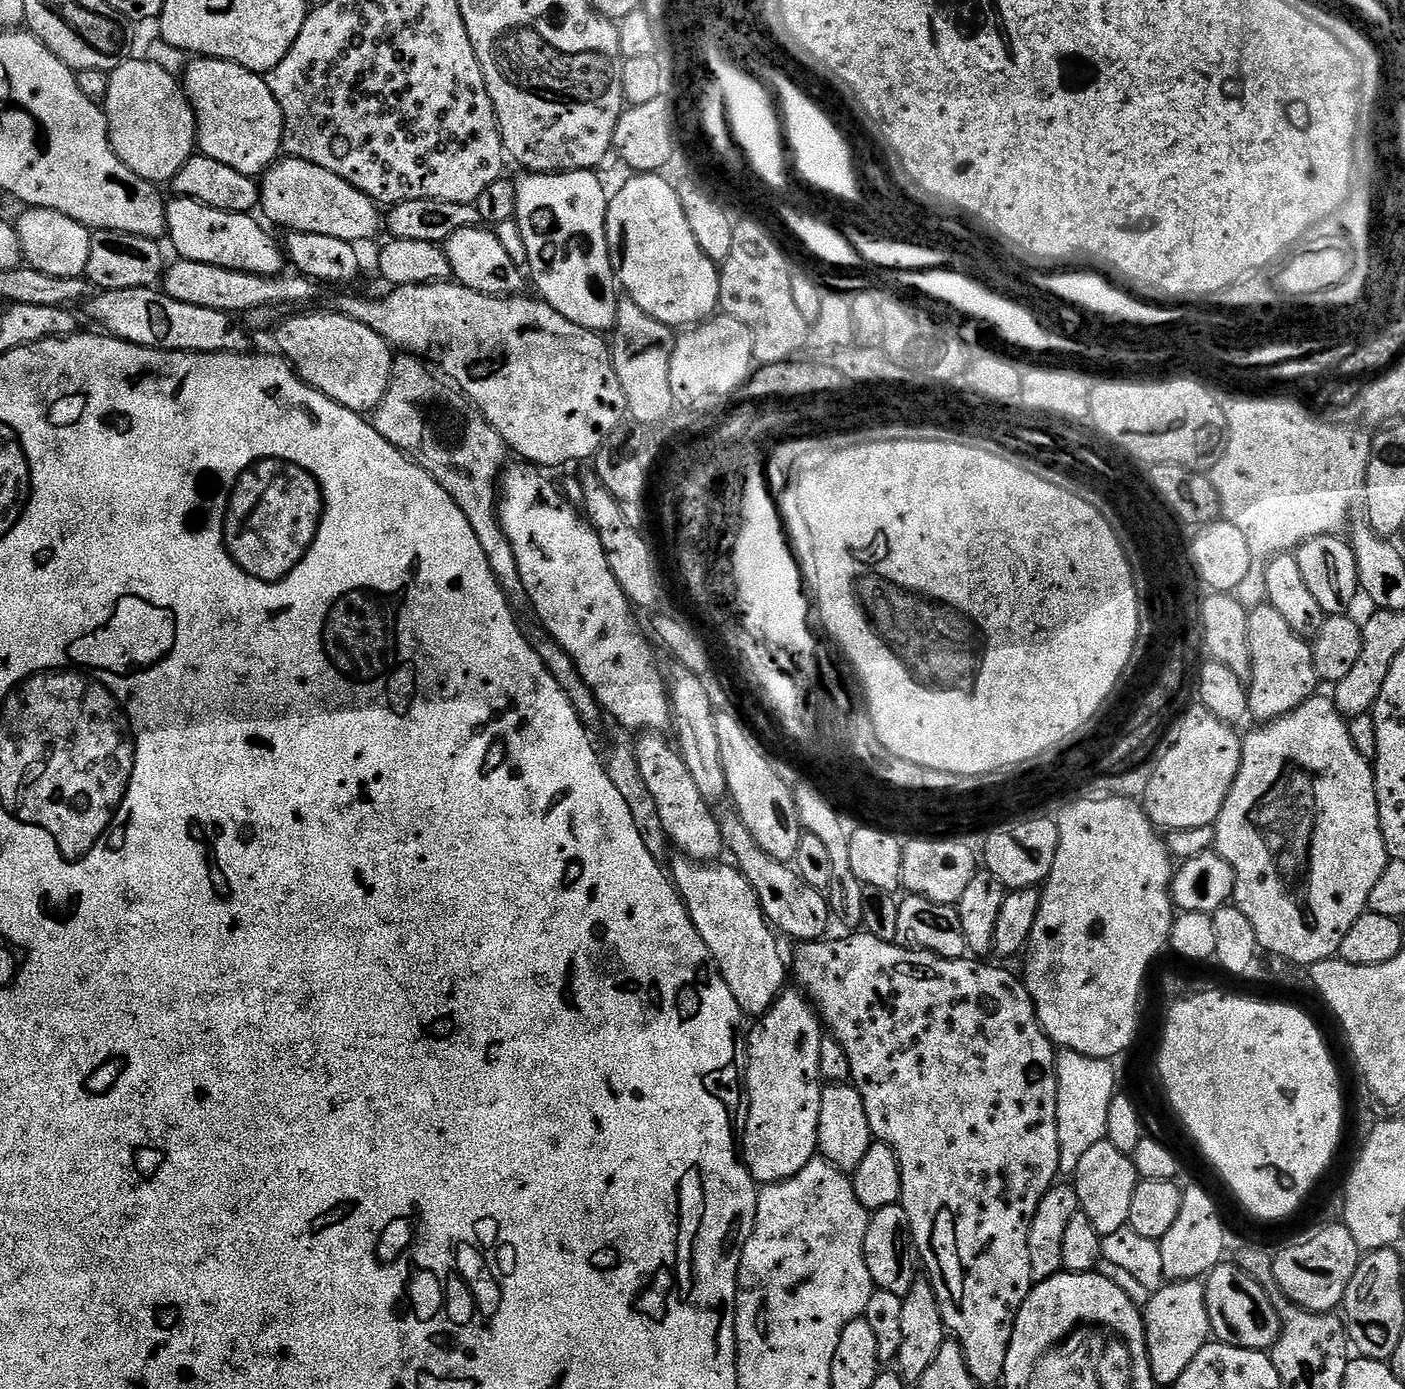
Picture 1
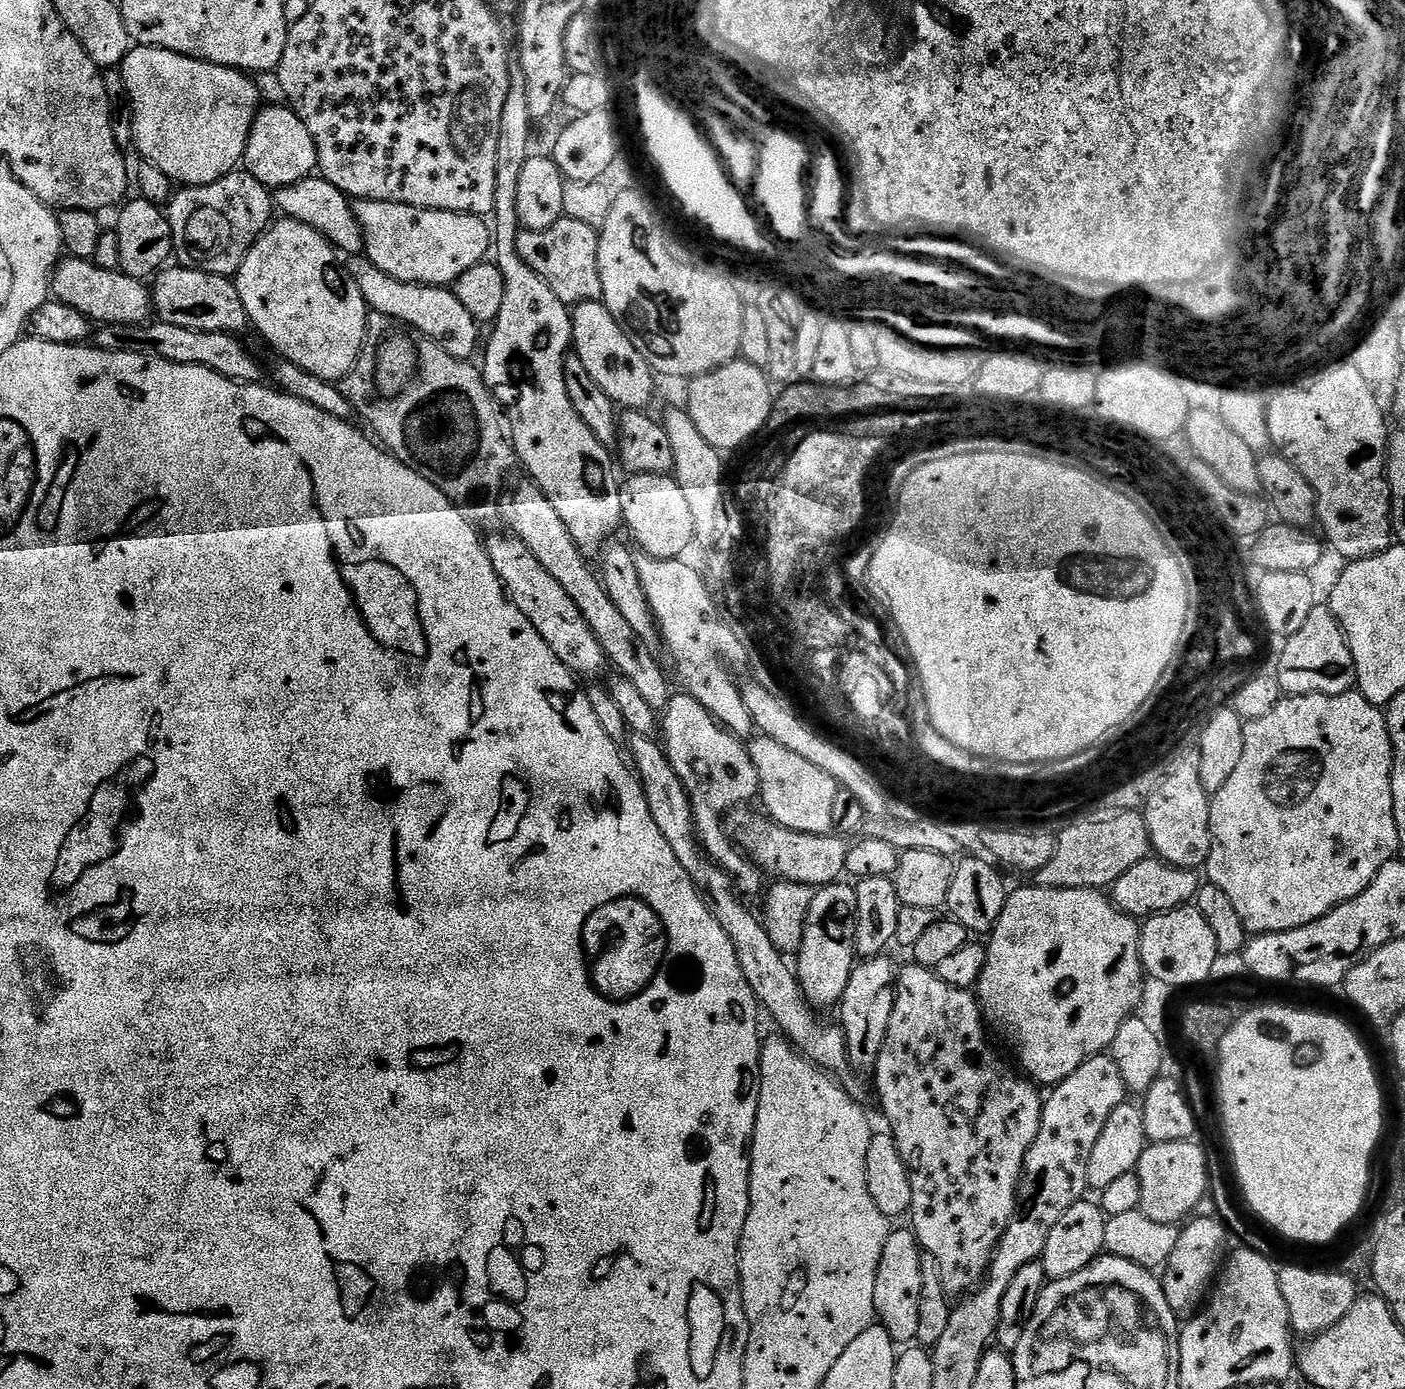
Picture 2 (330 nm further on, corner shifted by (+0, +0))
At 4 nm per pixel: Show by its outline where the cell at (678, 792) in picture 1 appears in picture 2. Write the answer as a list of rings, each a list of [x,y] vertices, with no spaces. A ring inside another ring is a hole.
[[[508,534],[503,535],[487,537],[485,547],[488,549],[494,572],[498,574],[500,584],[504,588],[505,596],[526,616],[527,621],[550,646],[550,650],[553,650],[555,657],[573,675],[580,678],[598,675],[603,667],[607,667],[607,656],[570,594],[543,569],[538,558],[530,553],[521,540]]]

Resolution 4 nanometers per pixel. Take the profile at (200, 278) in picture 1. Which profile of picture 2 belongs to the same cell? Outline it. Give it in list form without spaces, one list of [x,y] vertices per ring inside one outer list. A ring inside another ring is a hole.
[[[356,258],[351,263],[350,275],[354,278],[358,290],[362,290],[362,298],[375,315],[399,320],[413,332],[433,340],[454,358],[467,361],[473,359],[472,355],[475,354],[476,347],[478,352],[482,344],[482,336],[480,340],[482,328],[472,317],[470,310],[466,310],[466,306],[458,302],[455,291],[451,287],[411,284],[402,282],[398,278],[390,278],[390,274],[378,270],[378,266],[374,266],[367,258]]]

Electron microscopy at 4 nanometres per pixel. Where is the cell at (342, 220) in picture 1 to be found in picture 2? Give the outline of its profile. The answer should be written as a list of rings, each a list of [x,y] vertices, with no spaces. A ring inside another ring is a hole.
[[[358,200],[353,203],[352,215],[356,216],[360,223],[367,260],[378,266],[378,270],[390,274],[390,278],[398,278],[402,282],[437,286],[455,285],[456,280],[462,278],[466,270],[470,270],[470,266],[485,263],[492,247],[492,229],[489,221],[479,216],[467,216],[465,212],[443,212],[394,202]]]

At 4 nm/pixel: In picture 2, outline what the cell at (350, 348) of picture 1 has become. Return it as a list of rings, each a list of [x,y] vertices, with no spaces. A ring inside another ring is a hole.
[[[280,218],[256,239],[256,245],[246,254],[234,277],[238,298],[242,298],[242,306],[246,306],[249,325],[260,331],[261,338],[276,354],[318,378],[333,382],[343,380],[356,365],[364,349],[370,315],[362,290],[358,290],[354,278],[345,269],[344,272],[340,269],[339,258],[337,249],[321,232],[302,226],[302,222]]]

